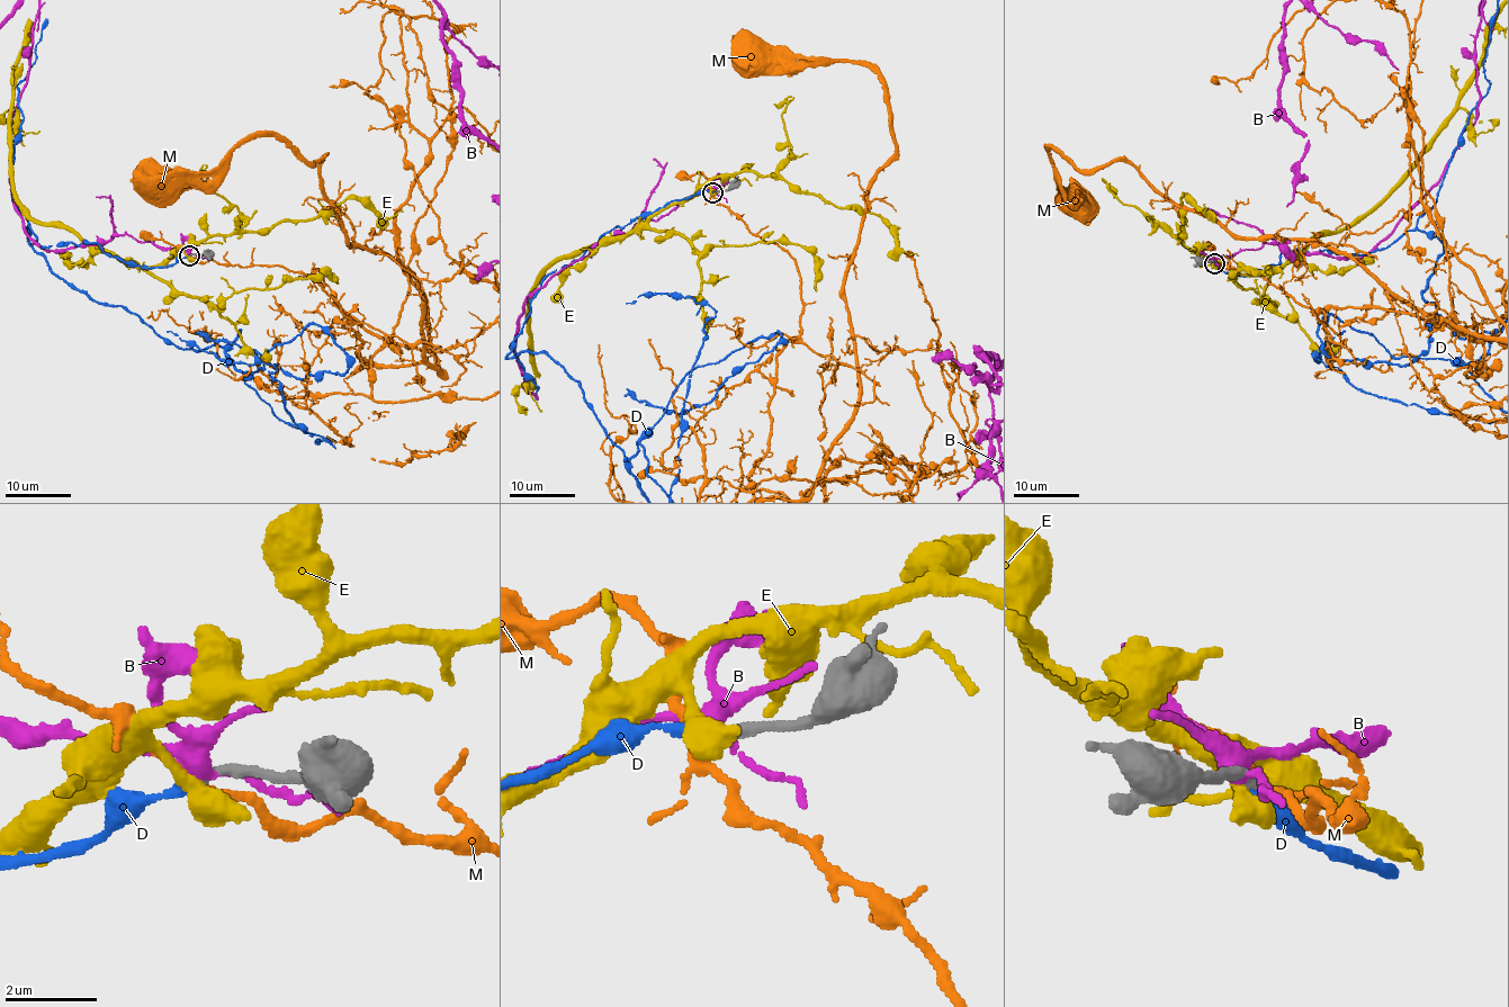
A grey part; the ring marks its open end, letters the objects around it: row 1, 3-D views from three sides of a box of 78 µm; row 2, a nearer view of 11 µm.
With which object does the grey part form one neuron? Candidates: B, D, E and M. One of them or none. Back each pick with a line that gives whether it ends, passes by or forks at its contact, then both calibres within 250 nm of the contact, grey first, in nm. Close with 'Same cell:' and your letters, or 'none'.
D: it ends; calibres 240 and 190 nm
Same cell: D

